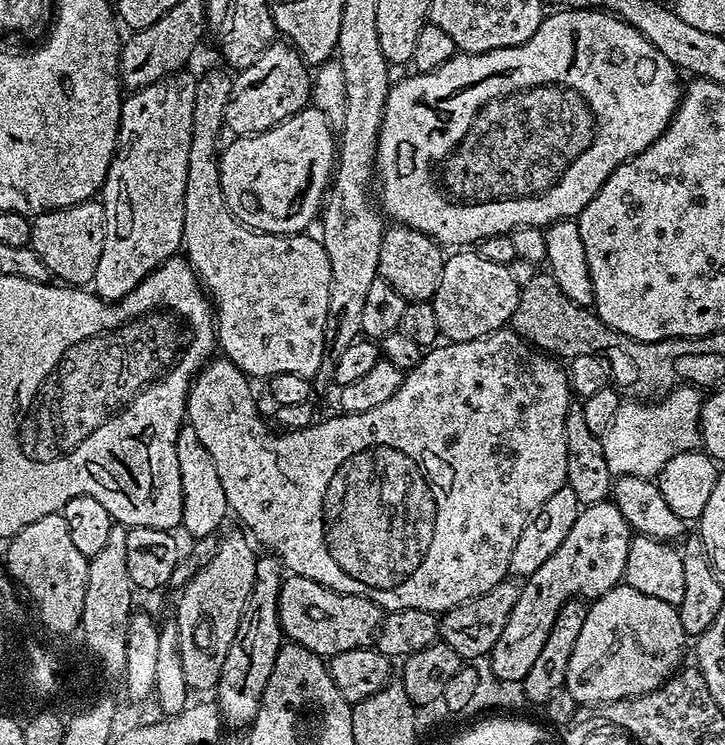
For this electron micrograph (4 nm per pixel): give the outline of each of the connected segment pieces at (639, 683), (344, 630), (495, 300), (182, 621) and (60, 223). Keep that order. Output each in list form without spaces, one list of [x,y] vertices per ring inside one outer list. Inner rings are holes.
[[[623,582],[588,604],[586,622],[582,622],[582,626],[575,629],[574,635],[576,641],[572,644],[572,652],[567,653],[566,680],[569,685],[576,684],[574,695],[577,705],[580,706],[596,704],[600,696],[601,701],[607,702],[654,691],[659,684],[663,684],[673,672],[677,671],[681,663],[680,655],[683,654],[686,643],[677,605],[667,604],[659,598],[650,598],[650,594],[638,594],[638,590]]]
[[[288,574],[280,586],[278,598],[280,631],[293,644],[301,644],[321,658],[331,658],[346,650],[367,648],[380,631],[382,609],[379,604],[361,596],[345,596],[324,588],[305,576]]]
[[[472,254],[468,264],[472,269],[465,276],[445,275],[430,301],[434,318],[438,318],[440,335],[448,342],[473,340],[488,332],[496,332],[511,321],[518,306],[521,285],[518,280],[516,284],[509,265],[486,262],[478,254]]]
[[[243,531],[240,532],[228,532],[221,538],[212,557],[201,568],[197,567],[193,571],[192,579],[179,593],[180,605],[174,609],[182,674],[186,676],[189,689],[195,691],[196,688],[200,692],[207,688],[208,691],[215,689],[222,674],[222,662],[226,662],[230,642],[234,642],[240,615],[254,586],[258,556],[252,553],[248,545],[249,537]]]
[[[99,199],[84,200],[81,204],[44,212],[32,220],[32,243],[30,247],[38,254],[57,281],[68,286],[88,286],[92,284],[98,270],[98,258],[102,258],[102,242],[106,238],[106,214]]]

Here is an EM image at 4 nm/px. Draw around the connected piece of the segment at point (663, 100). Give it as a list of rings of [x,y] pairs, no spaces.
[[[556,10],[556,13],[545,15],[544,20],[538,26],[538,30],[534,30],[534,34],[526,42],[522,42],[518,46],[510,46],[509,48],[499,48],[498,50],[490,50],[489,52],[469,52],[467,54],[457,54],[450,58],[450,62],[446,62],[442,66],[438,66],[433,72],[416,72],[411,74],[405,80],[400,80],[391,85],[388,90],[388,97],[384,103],[384,117],[380,123],[380,137],[376,142],[376,163],[374,165],[374,180],[380,183],[380,204],[383,215],[389,221],[404,224],[409,230],[415,230],[424,236],[429,236],[431,240],[436,241],[441,246],[449,246],[448,244],[472,244],[484,240],[488,236],[503,236],[511,234],[517,228],[540,228],[555,224],[557,220],[566,220],[569,218],[579,217],[580,211],[591,202],[594,194],[606,182],[606,178],[614,171],[619,164],[625,164],[632,156],[637,156],[642,150],[646,150],[663,134],[668,128],[672,115],[676,113],[676,109],[680,107],[680,98],[682,95],[682,83],[680,84],[681,73],[676,65],[670,62],[670,58],[666,58],[666,54],[662,54],[657,50],[651,42],[647,40],[638,30],[634,30],[634,26],[630,26],[626,21],[621,20],[619,15],[606,12],[603,10]]]

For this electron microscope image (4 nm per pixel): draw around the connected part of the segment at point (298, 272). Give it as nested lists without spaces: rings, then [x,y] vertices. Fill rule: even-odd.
[[[210,70],[196,81],[194,114],[192,115],[192,134],[190,144],[190,159],[187,162],[186,190],[184,191],[184,239],[182,241],[182,252],[193,272],[198,274],[198,279],[211,303],[214,305],[214,319],[216,321],[216,338],[218,348],[227,359],[234,362],[234,366],[249,378],[261,376],[267,378],[274,374],[302,374],[312,378],[322,366],[325,345],[325,328],[327,326],[328,307],[330,306],[330,282],[331,282],[331,260],[327,257],[326,250],[321,241],[312,234],[297,234],[295,236],[272,236],[269,232],[258,232],[251,228],[244,227],[239,220],[233,216],[226,206],[224,195],[220,189],[220,167],[218,161],[218,147],[216,145],[217,135],[224,123],[224,110],[229,95],[232,92],[233,77],[222,70]]]

